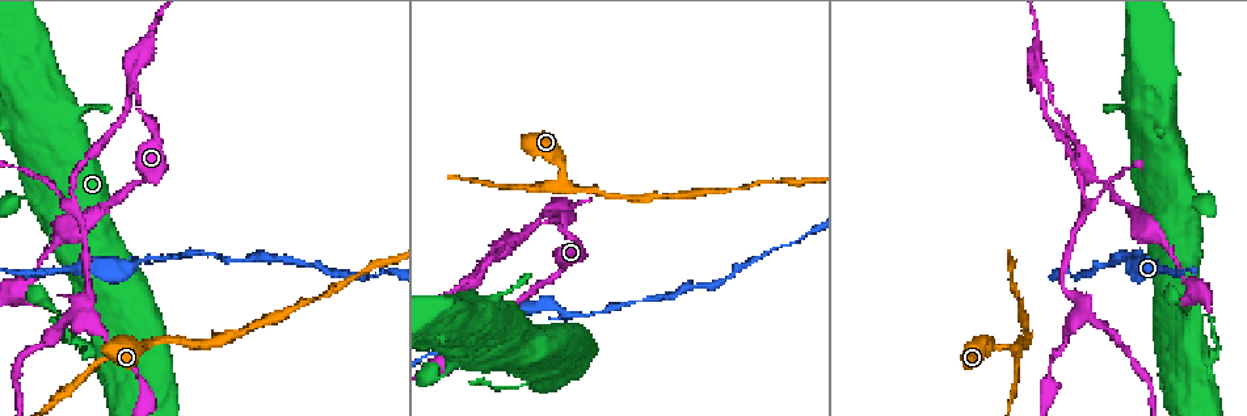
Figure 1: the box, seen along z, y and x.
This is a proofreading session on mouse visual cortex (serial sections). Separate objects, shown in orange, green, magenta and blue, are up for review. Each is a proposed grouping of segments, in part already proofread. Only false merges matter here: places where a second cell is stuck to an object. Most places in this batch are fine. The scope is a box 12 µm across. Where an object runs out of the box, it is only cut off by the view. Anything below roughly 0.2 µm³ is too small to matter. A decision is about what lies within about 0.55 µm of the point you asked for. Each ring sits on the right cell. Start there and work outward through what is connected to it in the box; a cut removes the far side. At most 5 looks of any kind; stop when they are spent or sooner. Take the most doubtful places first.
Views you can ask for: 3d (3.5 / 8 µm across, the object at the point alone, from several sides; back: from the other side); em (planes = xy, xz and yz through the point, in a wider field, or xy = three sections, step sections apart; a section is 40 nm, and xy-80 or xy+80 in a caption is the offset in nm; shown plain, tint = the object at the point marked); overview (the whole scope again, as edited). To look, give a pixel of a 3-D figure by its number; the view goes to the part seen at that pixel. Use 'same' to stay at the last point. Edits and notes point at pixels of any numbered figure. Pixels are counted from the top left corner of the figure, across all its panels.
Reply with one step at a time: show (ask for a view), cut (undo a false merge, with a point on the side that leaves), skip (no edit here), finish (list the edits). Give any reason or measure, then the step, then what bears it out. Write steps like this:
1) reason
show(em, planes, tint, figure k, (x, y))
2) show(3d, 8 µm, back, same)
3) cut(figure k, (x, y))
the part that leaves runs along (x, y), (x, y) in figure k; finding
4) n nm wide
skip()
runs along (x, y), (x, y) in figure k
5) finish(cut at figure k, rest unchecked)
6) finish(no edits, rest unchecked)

two arms in line, one across
show(3d, 8 µm, figure 1, (1043, 76))

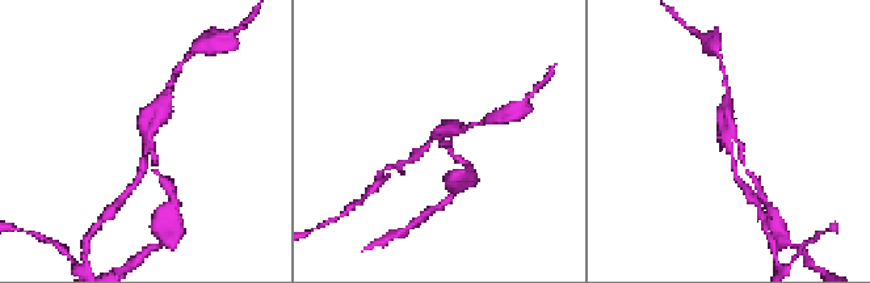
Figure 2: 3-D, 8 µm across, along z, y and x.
closer look
show(3d, 3.5 µm, figure 2, (436, 135))

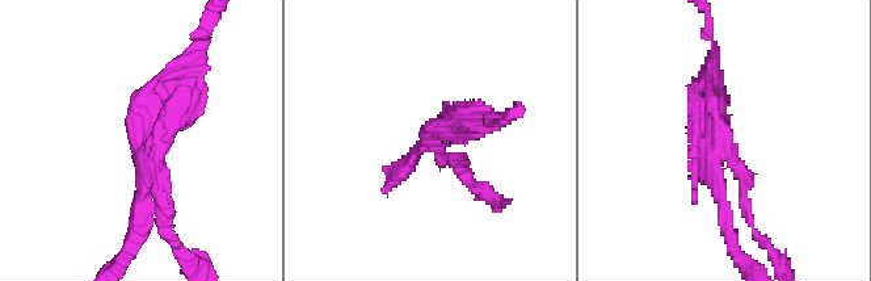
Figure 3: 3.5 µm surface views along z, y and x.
show(em, planes, tint, figure 3, (723, 150))

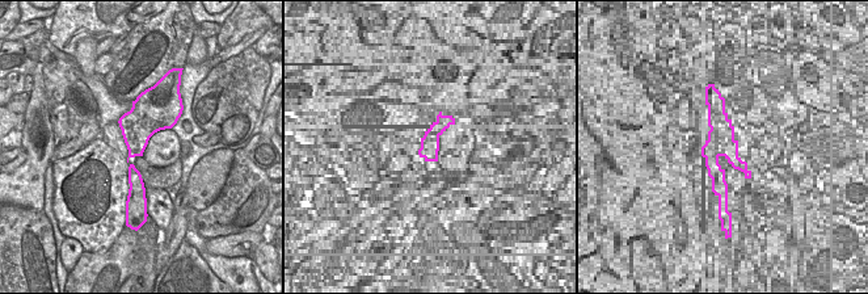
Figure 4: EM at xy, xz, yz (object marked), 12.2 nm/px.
380 nm wide
cut(figure 3, (142, 210))
the part that leaves runs along (142, 156), (142, 209), (118, 265) in figure 3; two cells meet here

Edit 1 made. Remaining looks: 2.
sudden change in width
show(3d, 3.5 µm, figure 1, (148, 260))

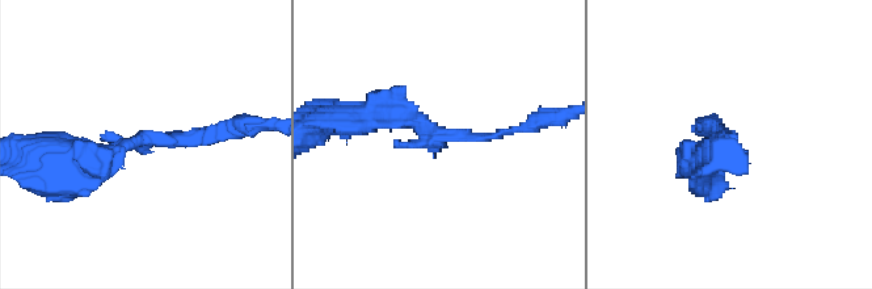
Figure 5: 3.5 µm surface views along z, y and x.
show(em, xy, step 5, tint, figure 5, (442, 136))

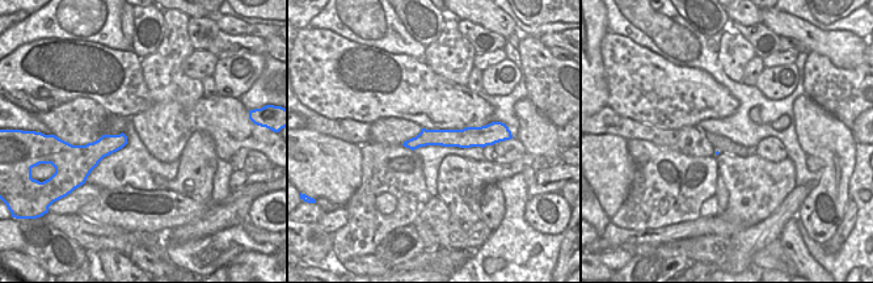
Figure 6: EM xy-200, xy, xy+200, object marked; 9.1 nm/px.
skip()
runs along (74, 156), (231, 129) in figure 5; one cell here

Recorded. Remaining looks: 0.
finish(cut at figure 3, rest unchecked)

